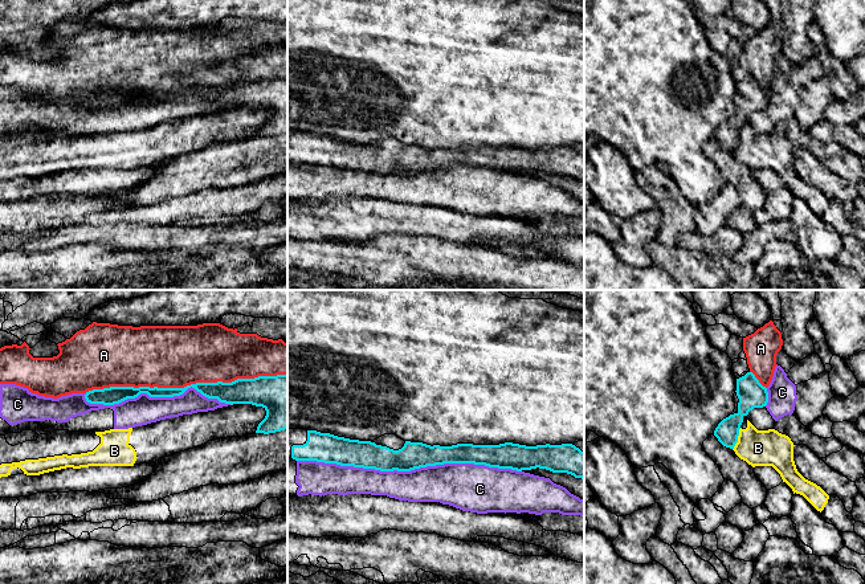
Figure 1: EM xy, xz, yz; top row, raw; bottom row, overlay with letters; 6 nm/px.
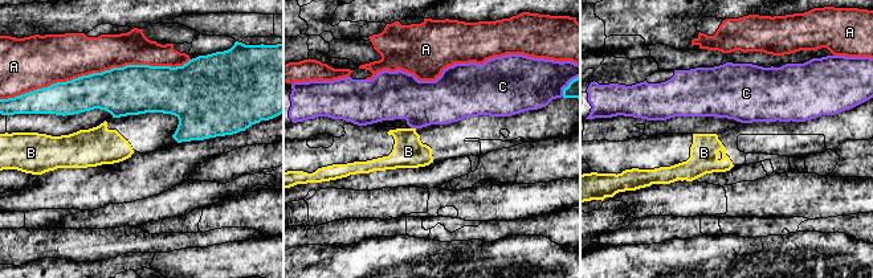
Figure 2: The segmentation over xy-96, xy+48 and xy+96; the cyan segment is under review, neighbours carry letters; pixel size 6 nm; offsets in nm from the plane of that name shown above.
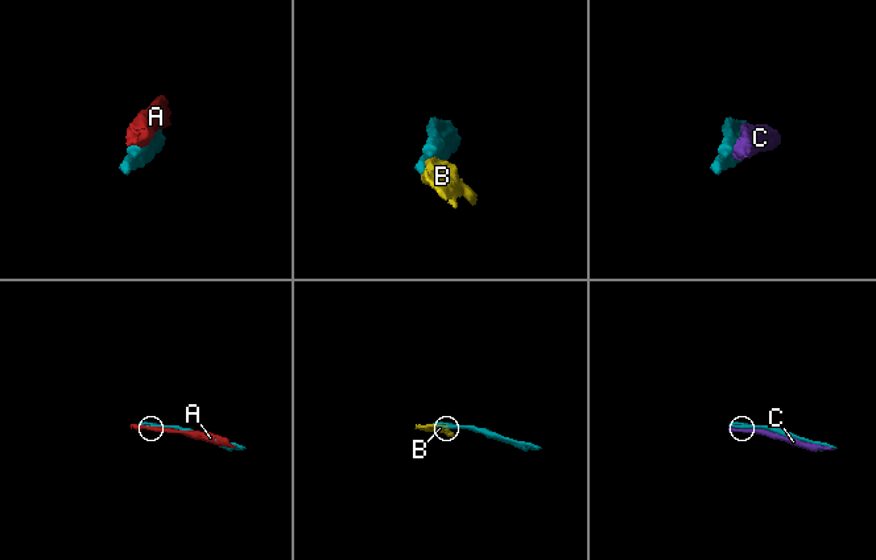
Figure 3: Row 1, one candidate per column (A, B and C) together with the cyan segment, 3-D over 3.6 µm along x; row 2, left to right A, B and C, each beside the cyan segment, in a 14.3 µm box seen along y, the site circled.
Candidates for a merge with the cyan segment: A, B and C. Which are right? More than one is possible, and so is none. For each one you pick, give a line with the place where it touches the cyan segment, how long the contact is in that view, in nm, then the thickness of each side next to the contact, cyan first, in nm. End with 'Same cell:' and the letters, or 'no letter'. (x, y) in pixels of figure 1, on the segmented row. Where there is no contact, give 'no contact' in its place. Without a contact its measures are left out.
Same cell: no letter

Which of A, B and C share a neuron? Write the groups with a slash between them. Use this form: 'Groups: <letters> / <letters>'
Groups: A / B / C

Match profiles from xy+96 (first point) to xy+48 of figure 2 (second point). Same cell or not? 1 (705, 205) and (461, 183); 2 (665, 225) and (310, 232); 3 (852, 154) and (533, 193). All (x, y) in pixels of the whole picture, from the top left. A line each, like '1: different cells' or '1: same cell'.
1: different cells
2: same cell
3: different cells

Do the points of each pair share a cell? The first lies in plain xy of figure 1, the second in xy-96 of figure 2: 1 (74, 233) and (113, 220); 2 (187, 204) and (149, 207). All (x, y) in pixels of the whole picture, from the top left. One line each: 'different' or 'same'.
1: different
2: same

